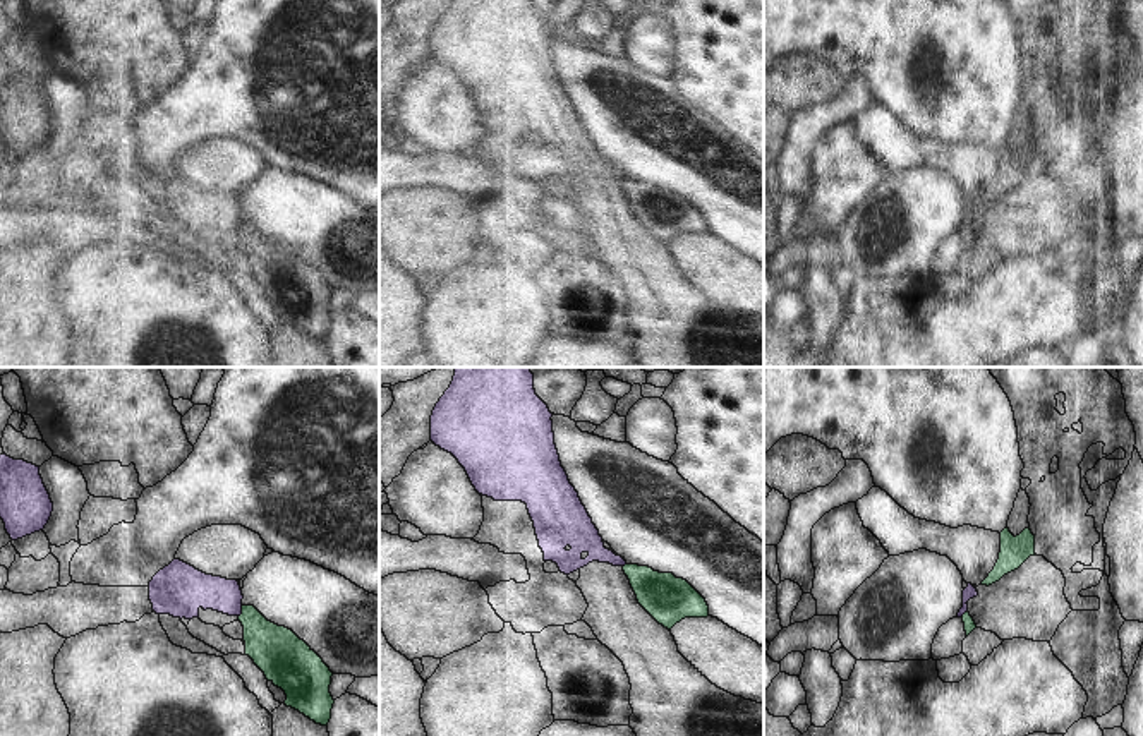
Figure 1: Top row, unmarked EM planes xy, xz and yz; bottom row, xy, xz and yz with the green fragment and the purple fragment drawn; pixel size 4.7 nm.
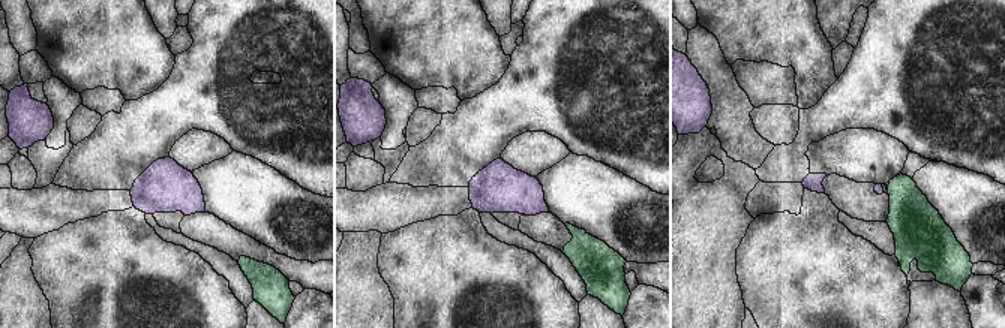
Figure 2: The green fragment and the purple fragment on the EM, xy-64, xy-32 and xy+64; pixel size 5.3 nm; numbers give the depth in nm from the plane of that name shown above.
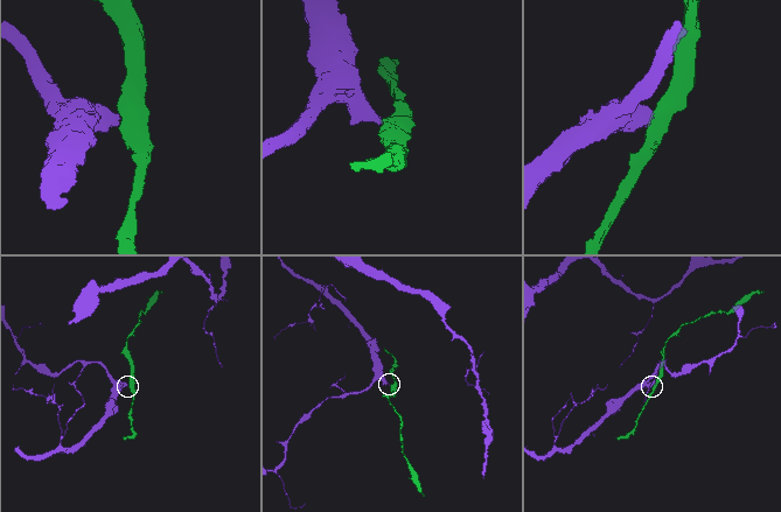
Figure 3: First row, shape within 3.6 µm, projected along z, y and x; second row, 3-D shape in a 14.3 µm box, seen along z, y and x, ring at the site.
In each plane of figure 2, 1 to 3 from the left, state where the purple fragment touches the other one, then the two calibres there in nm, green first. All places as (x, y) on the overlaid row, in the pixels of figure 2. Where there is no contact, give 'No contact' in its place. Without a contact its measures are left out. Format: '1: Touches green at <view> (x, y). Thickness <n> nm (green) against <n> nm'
1: No contact
2: No contact
3: No contact.

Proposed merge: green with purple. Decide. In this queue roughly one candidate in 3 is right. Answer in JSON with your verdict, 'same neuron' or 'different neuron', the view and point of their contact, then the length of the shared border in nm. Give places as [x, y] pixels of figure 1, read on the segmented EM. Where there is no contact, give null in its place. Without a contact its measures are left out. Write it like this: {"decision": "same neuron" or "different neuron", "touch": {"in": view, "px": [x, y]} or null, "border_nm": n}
{"decision": "different neuron", "touch": {"in": "xy", "px": [242, 611]}, "border_nm": 60}

